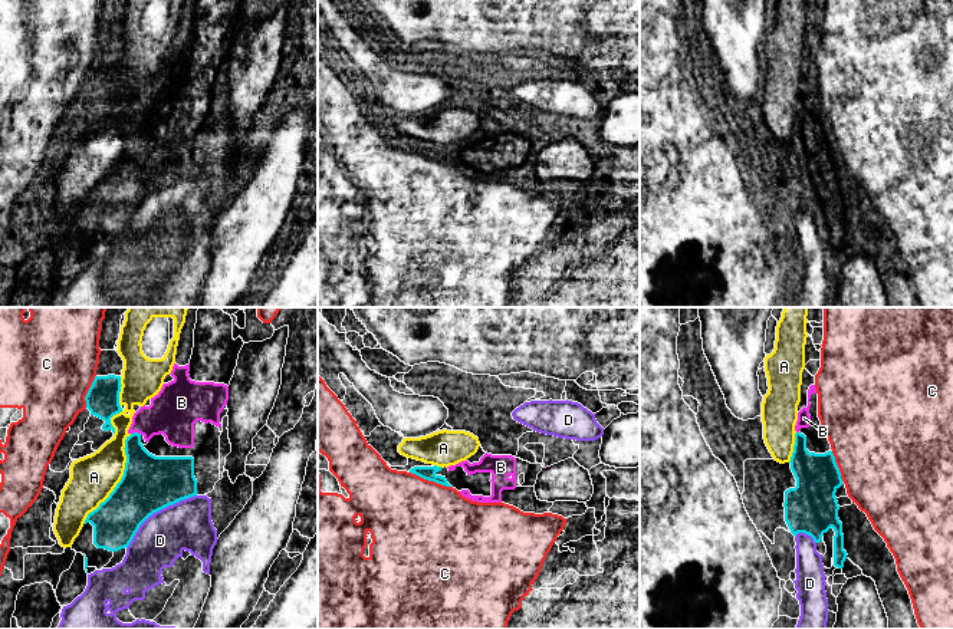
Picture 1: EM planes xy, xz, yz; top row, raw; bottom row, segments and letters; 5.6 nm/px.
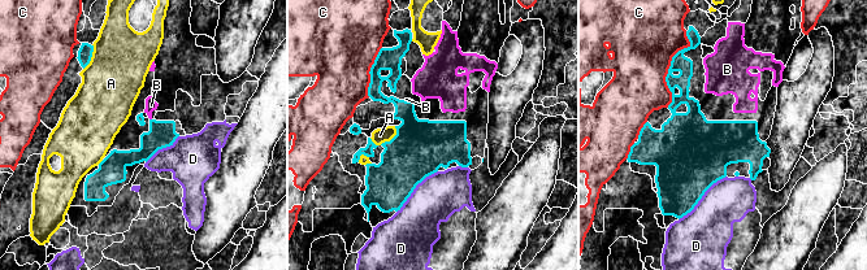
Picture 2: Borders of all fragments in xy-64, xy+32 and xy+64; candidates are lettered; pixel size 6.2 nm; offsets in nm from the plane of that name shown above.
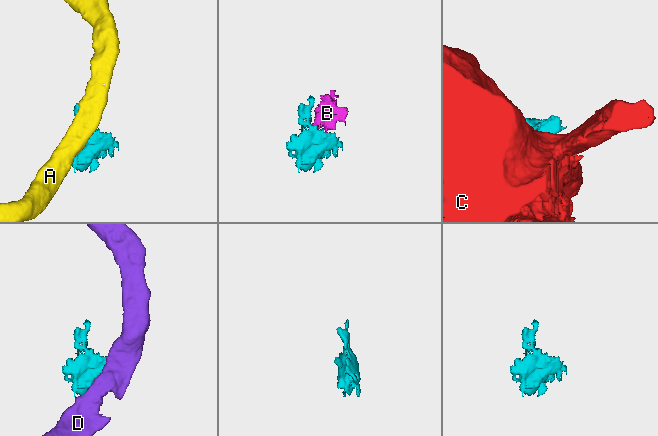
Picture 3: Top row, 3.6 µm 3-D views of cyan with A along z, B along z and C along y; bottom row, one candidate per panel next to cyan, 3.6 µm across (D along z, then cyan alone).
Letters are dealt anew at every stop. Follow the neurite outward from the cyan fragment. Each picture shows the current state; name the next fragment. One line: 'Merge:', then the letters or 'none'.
Merge: B

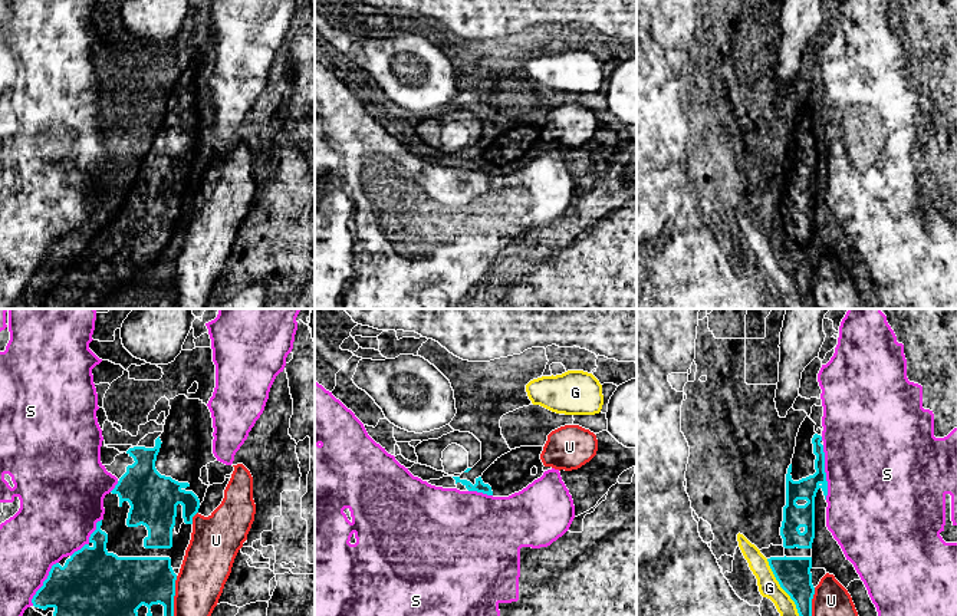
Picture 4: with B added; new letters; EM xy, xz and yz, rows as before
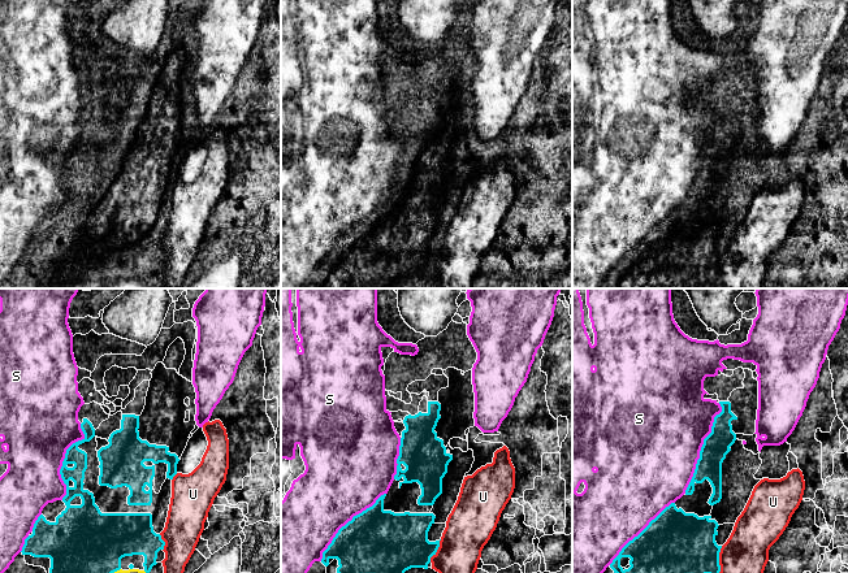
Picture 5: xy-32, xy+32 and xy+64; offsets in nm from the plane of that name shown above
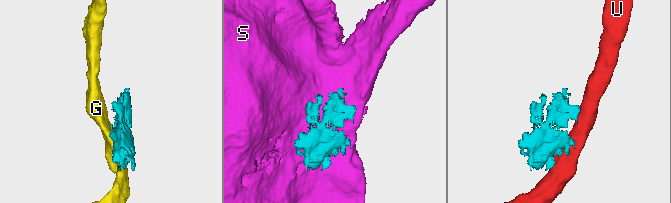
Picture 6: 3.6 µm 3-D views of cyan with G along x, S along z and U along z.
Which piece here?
Merge: none

